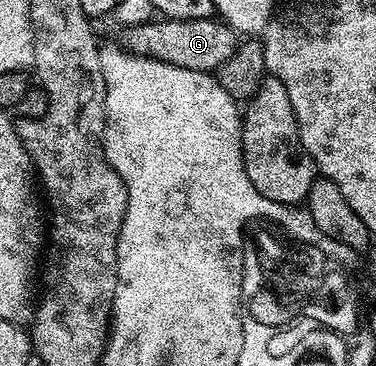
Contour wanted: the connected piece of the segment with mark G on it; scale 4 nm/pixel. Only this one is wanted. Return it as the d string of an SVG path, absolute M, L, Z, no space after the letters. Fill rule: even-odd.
M207 16L206 18L194 18L193 20L169 20L161 19L157 22L149 22L147 24L133 24L125 27L123 47L132 52L135 56L145 56L151 60L158 62L166 62L170 66L178 66L186 70L198 70L209 74L215 73L217 68L222 66L222 62L226 62L226 58L230 58L230 54L234 54L238 43L238 33L236 29L231 28L229 24L225 24L219 18Z

